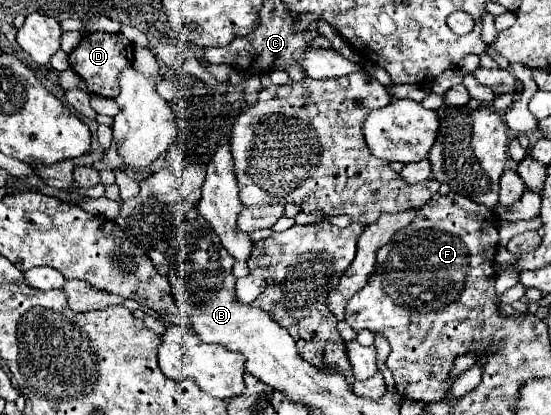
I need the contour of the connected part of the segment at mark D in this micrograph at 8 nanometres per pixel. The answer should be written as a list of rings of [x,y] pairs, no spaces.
[[[90,32],[70,52],[70,66],[74,72],[78,72],[82,76],[90,94],[116,98],[116,94],[120,92],[118,76],[122,70],[126,70],[132,64],[132,56],[134,56],[134,46],[124,34],[120,34],[120,32],[116,32],[116,34]]]

